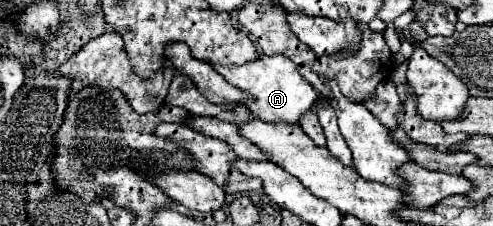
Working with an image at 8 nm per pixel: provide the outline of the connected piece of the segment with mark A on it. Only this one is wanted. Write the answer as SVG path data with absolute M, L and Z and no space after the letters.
M259 55L253 61L247 61L243 65L213 65L213 69L223 75L231 85L249 91L255 99L249 101L247 105L255 115L261 115L261 119L267 119L269 123L275 121L287 121L287 123L297 123L299 115L305 111L311 111L313 101L317 99L317 91L305 83L305 79L297 73L295 65L285 59L285 55Z

